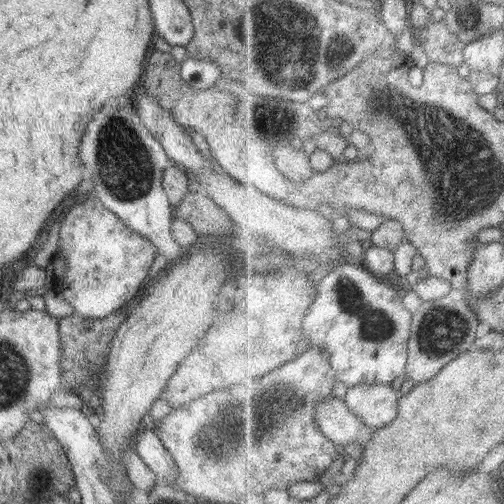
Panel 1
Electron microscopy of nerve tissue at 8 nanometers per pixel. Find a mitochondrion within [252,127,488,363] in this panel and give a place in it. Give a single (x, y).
(441, 330)

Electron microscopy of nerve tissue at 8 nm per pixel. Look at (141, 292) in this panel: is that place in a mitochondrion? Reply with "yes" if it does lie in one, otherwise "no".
no

